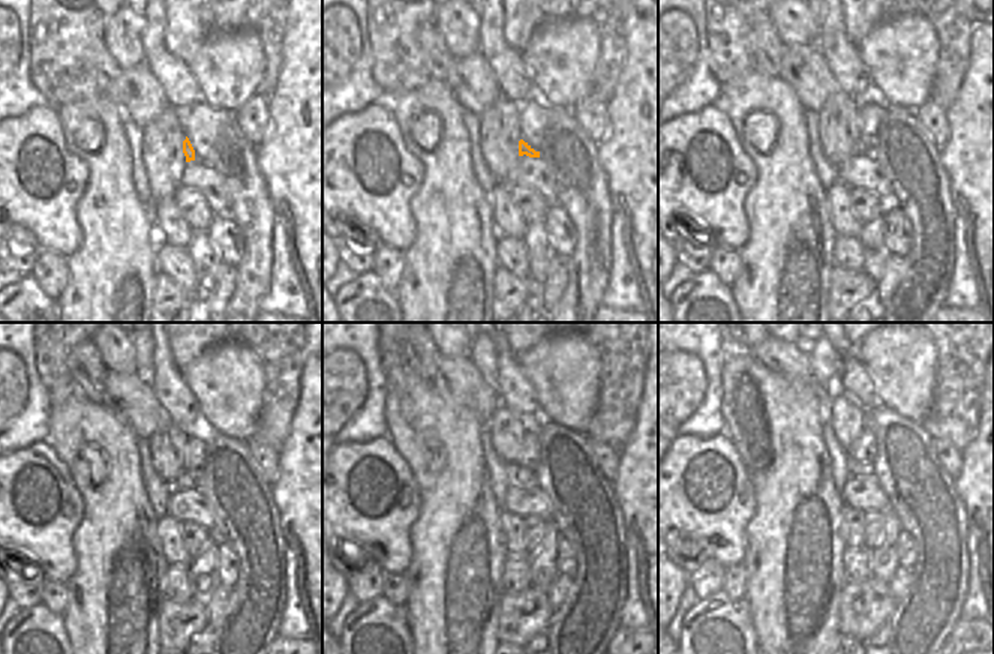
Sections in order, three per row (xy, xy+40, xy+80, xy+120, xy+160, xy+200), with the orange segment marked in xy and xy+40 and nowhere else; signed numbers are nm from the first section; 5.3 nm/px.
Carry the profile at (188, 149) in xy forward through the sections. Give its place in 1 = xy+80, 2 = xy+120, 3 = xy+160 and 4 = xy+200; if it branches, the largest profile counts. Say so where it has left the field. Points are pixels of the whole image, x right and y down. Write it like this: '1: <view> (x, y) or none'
1: xy+80 (859, 149)
2: xy+120 (185, 482)
3: xy+160 (516, 474)
4: xy+200 (856, 470)

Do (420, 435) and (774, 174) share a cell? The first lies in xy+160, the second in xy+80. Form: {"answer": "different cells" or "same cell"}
{"answer": "same cell"}

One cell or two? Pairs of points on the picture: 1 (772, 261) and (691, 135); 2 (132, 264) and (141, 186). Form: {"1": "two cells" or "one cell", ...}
{"1": "two cells", "2": "two cells"}

